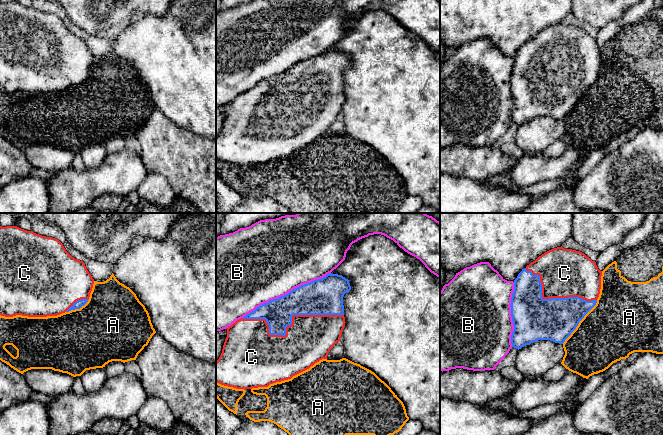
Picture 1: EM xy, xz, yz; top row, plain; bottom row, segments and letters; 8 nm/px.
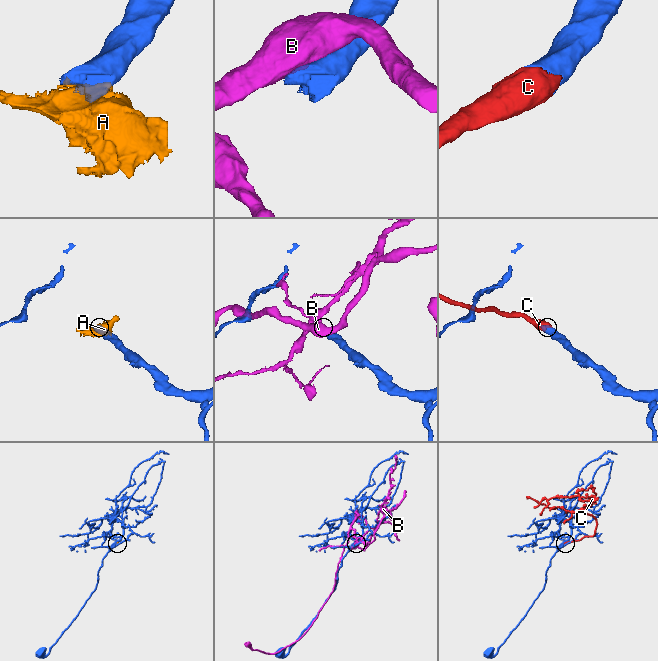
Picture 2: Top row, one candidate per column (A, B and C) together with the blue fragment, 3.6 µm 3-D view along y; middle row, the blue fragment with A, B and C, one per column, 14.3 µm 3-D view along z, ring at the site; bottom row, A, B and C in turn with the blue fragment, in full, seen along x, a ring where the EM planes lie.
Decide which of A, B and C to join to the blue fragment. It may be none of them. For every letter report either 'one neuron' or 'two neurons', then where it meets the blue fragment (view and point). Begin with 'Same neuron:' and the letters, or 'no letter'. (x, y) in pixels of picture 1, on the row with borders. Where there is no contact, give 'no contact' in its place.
Same neuron: C
A: two neurons; contact yz (579, 321)
B: two neurons; contact xz (286, 294)
C: one neuron; contact xz (288, 325)

